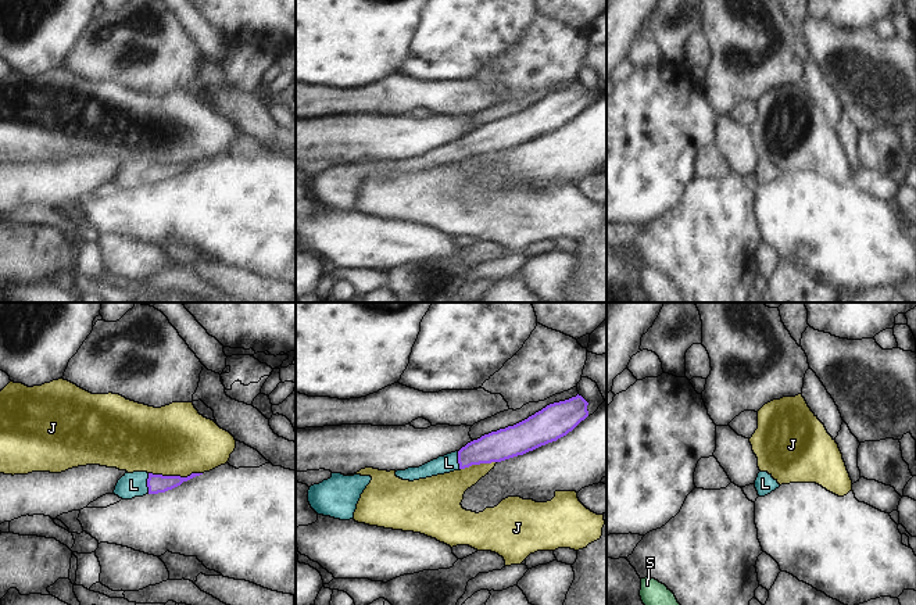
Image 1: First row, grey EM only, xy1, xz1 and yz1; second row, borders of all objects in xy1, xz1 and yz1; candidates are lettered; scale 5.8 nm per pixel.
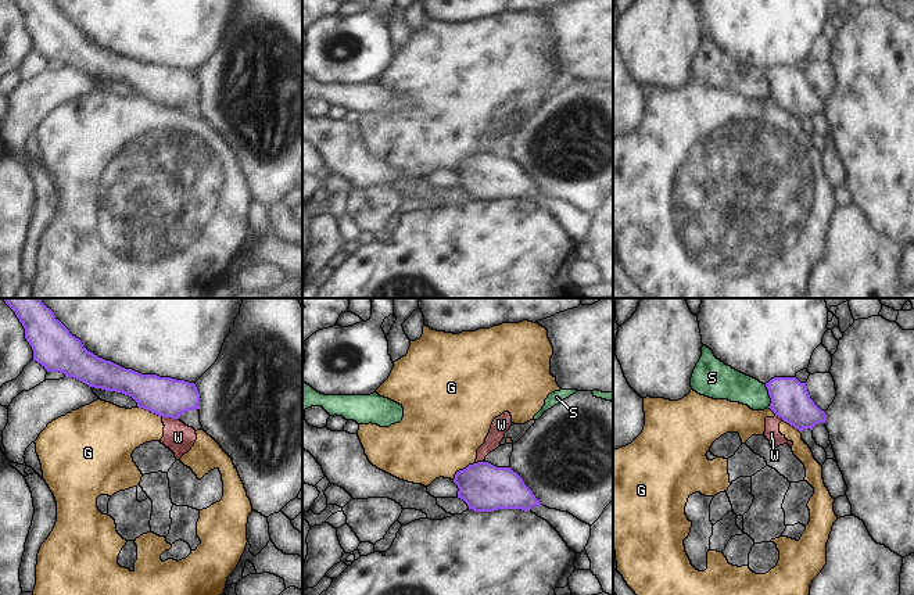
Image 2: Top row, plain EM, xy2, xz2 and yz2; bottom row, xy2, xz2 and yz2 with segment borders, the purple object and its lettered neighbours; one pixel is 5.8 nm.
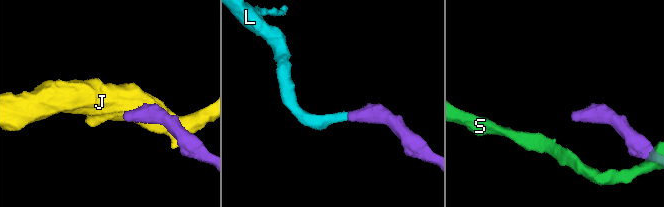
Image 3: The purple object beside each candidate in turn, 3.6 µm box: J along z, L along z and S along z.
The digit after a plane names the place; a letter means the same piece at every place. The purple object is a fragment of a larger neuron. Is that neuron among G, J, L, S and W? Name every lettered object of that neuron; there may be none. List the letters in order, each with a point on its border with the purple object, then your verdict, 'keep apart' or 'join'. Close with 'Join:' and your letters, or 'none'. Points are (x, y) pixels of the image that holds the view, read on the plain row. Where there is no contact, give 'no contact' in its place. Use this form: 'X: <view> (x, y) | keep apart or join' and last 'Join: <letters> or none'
G: xy2 (150, 100) | keep apart
J: xy1 (175, 165) | keep apart
L: xy1 (147, 172) | join
S: yz2 (769, 83) | keep apart
W: xy2 (171, 107) | keep apart
Join: L

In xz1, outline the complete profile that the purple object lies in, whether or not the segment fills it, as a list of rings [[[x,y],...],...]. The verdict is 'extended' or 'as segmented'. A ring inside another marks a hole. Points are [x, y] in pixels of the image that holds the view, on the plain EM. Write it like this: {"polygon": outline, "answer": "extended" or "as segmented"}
{"polygon": [[[579,83],[550,93],[514,115],[484,123],[468,132],[459,140],[439,146],[419,157],[397,160],[396,165],[414,171],[472,154],[501,151],[523,144],[572,121],[588,105],[587,94],[588,92]]], "answer": "extended"}

